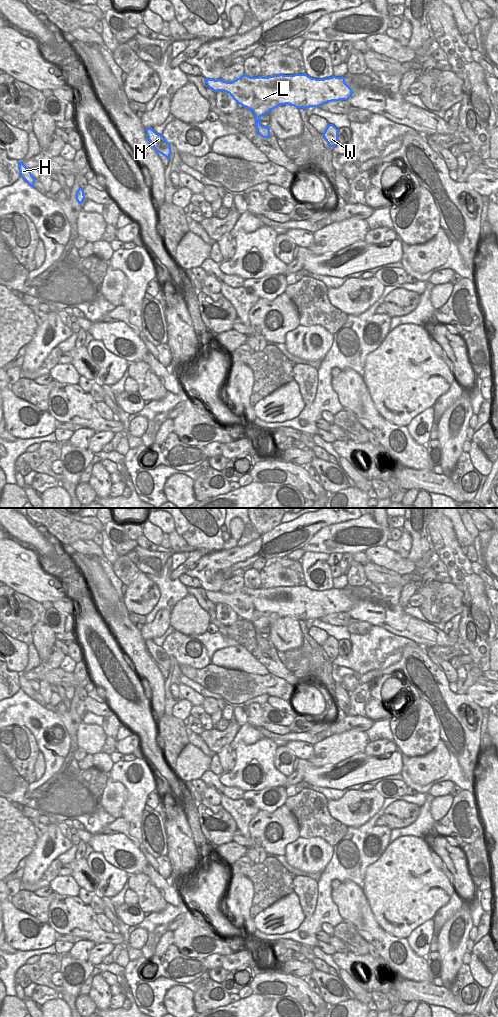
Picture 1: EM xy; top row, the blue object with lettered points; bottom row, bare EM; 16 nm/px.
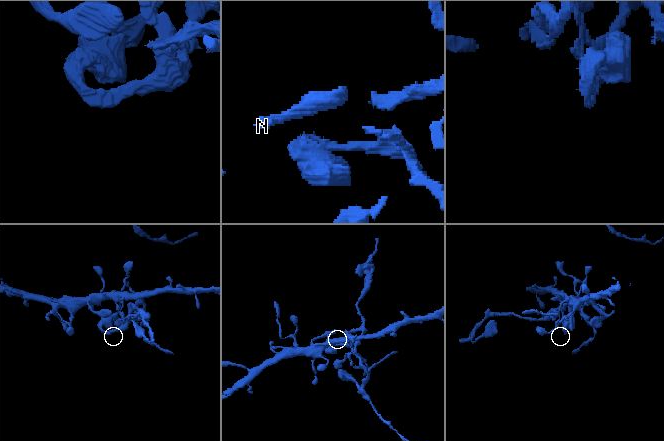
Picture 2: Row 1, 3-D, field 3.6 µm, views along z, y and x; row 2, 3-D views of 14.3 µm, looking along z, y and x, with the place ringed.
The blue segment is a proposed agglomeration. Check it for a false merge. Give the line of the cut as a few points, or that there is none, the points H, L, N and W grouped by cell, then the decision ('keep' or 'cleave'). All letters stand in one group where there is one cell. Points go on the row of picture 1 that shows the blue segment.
cut xy (263, 126), (257, 132); groups H L N / W; cleave

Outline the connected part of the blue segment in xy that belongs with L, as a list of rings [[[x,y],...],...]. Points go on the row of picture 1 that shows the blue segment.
[[[306,73],[294,75],[279,74],[268,77],[250,77],[243,74],[232,82],[209,78],[205,78],[205,82],[214,92],[227,92],[238,104],[251,110],[255,116],[257,132],[263,127],[260,117],[268,114],[280,105],[288,104],[296,108],[307,109],[310,107],[319,107],[332,101],[348,100],[353,93],[352,89],[345,83],[343,76],[316,79],[308,76]]]

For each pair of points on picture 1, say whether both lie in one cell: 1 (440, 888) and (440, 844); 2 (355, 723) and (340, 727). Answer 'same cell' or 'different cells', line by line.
1: different cells
2: same cell

